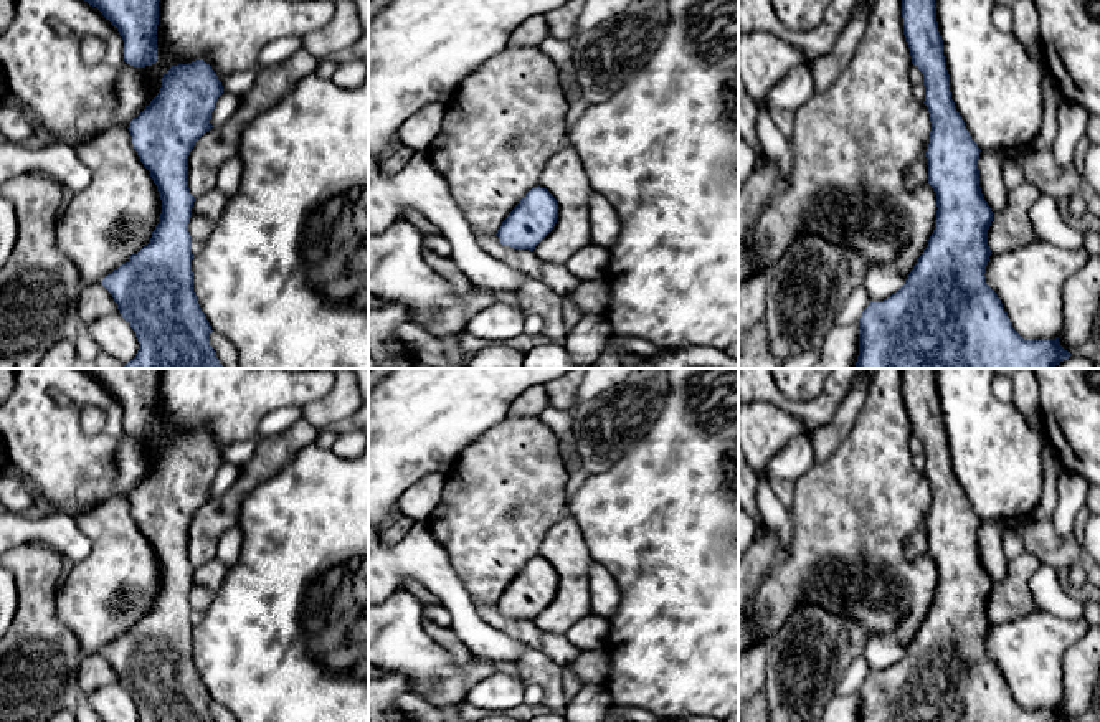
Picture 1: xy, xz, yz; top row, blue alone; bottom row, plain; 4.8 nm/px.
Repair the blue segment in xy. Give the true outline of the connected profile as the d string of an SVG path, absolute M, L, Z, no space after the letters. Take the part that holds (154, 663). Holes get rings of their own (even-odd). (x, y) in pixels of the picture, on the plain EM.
M203 430L172 436L164 443L157 466L127 497L140 532L157 555L162 583L150 611L101 654L134 699L137 722L215 722L210 715L211 696L193 663L188 593L195 567L188 558L188 525L195 512L213 497L210 489L221 463L221 451Z

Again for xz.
M537 555L514 577L495 606L504 616L533 621L553 600L557 588L557 570L547 558Z

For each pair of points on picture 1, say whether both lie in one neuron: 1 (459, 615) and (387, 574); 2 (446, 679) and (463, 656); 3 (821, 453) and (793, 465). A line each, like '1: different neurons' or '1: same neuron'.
1: same neuron
2: different neurons
3: different neurons

